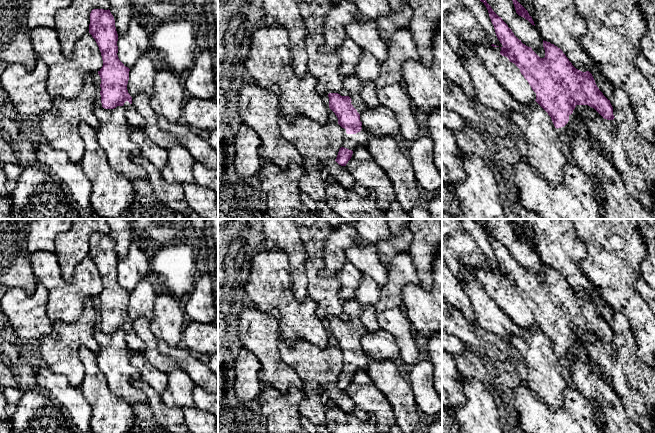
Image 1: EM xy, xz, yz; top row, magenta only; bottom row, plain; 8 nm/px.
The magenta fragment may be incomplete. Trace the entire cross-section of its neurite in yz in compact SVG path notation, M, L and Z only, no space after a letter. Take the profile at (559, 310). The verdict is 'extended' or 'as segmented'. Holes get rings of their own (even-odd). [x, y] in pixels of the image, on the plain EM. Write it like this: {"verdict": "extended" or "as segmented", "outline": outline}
{"verdict": "extended", "outline": "M483 219L474 220L486 230L496 260L502 268L501 271L494 268L489 271L474 269L474 277L515 324L522 330L530 330L533 325L536 325L551 341L557 356L564 364L576 355L583 355L585 347L582 338L575 332L577 329L590 330L604 343L615 342L610 324L599 314L589 295L582 296L576 293L560 272L544 264L545 281L540 282L531 271L523 268L514 259L502 242L493 235Z"}

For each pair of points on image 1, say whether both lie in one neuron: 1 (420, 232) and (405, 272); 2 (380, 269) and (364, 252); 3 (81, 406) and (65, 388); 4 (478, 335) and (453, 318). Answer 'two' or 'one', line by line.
1: two
2: one
3: one
4: one

